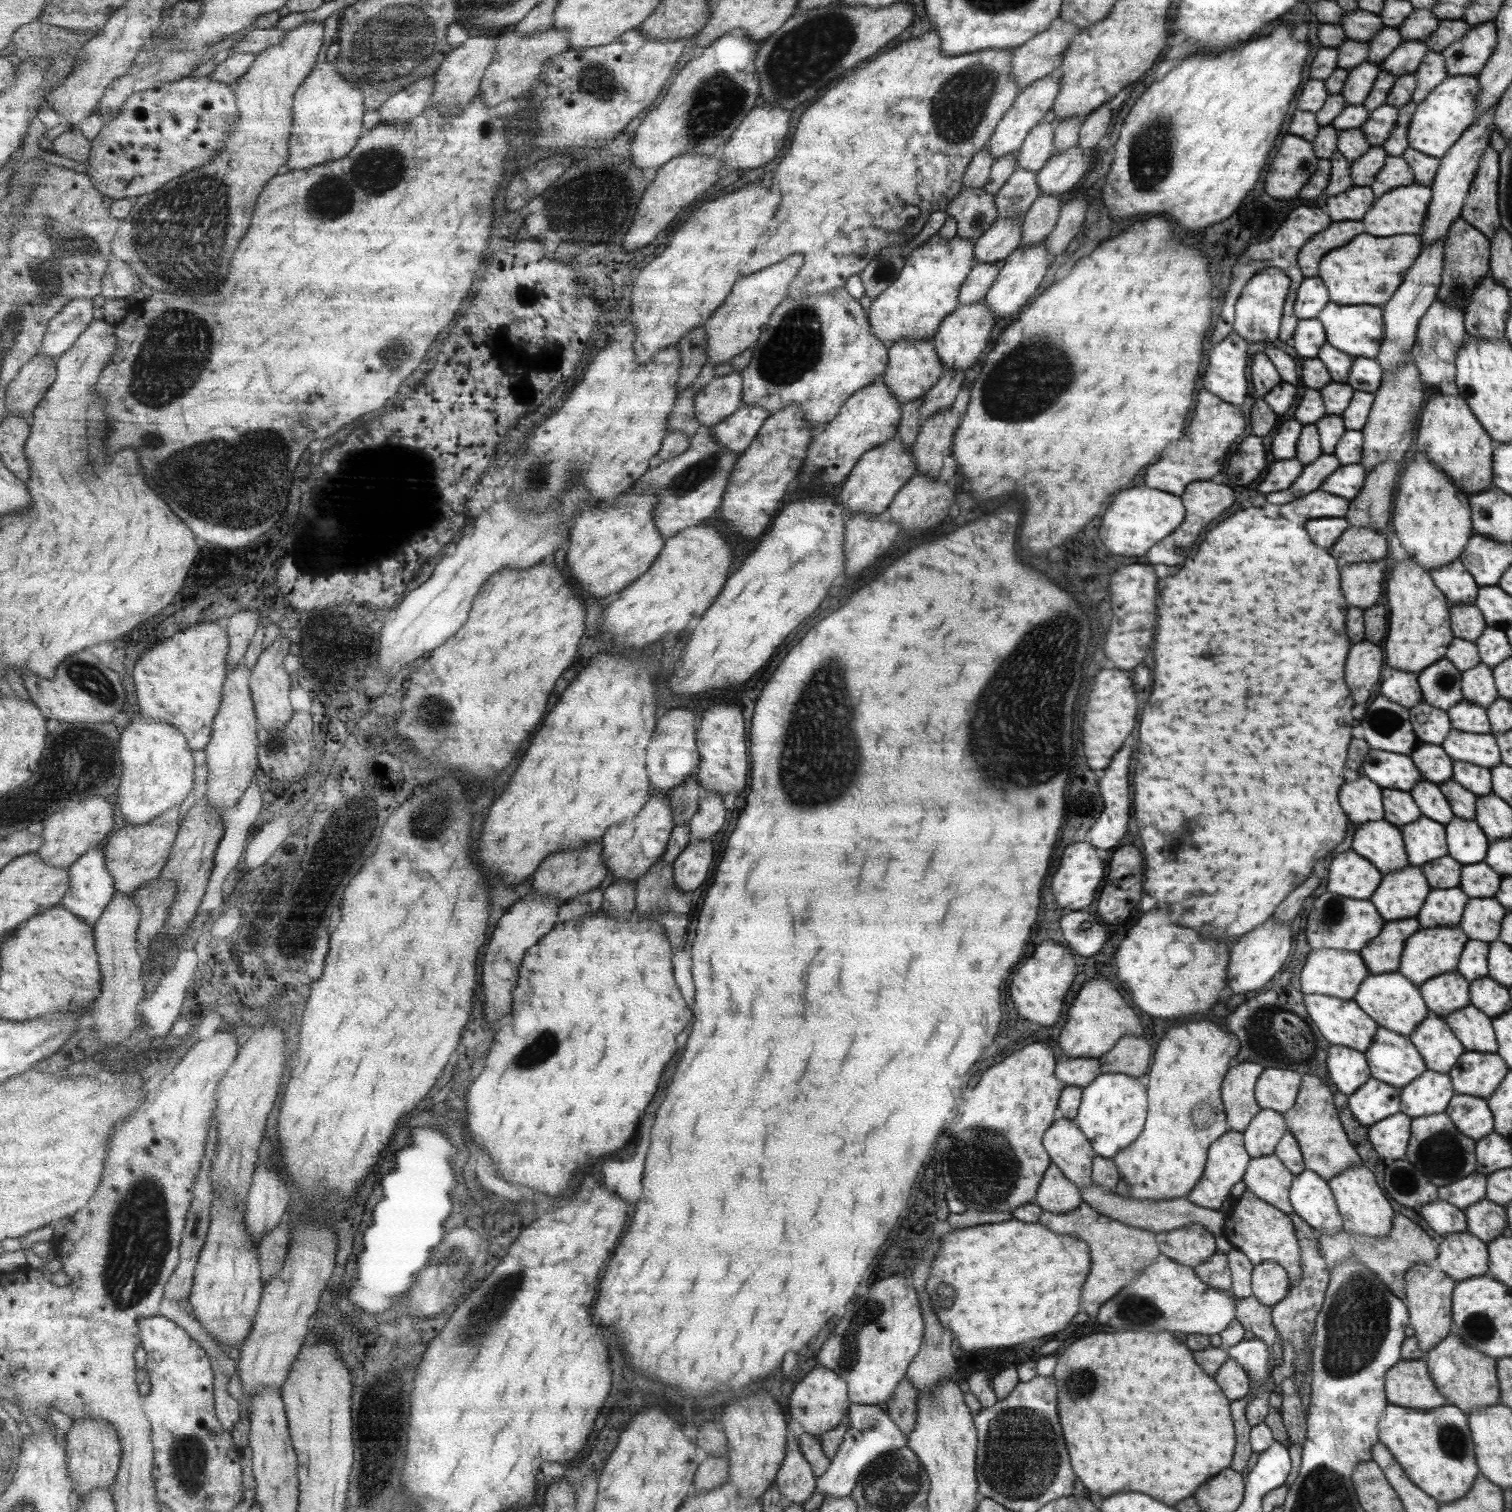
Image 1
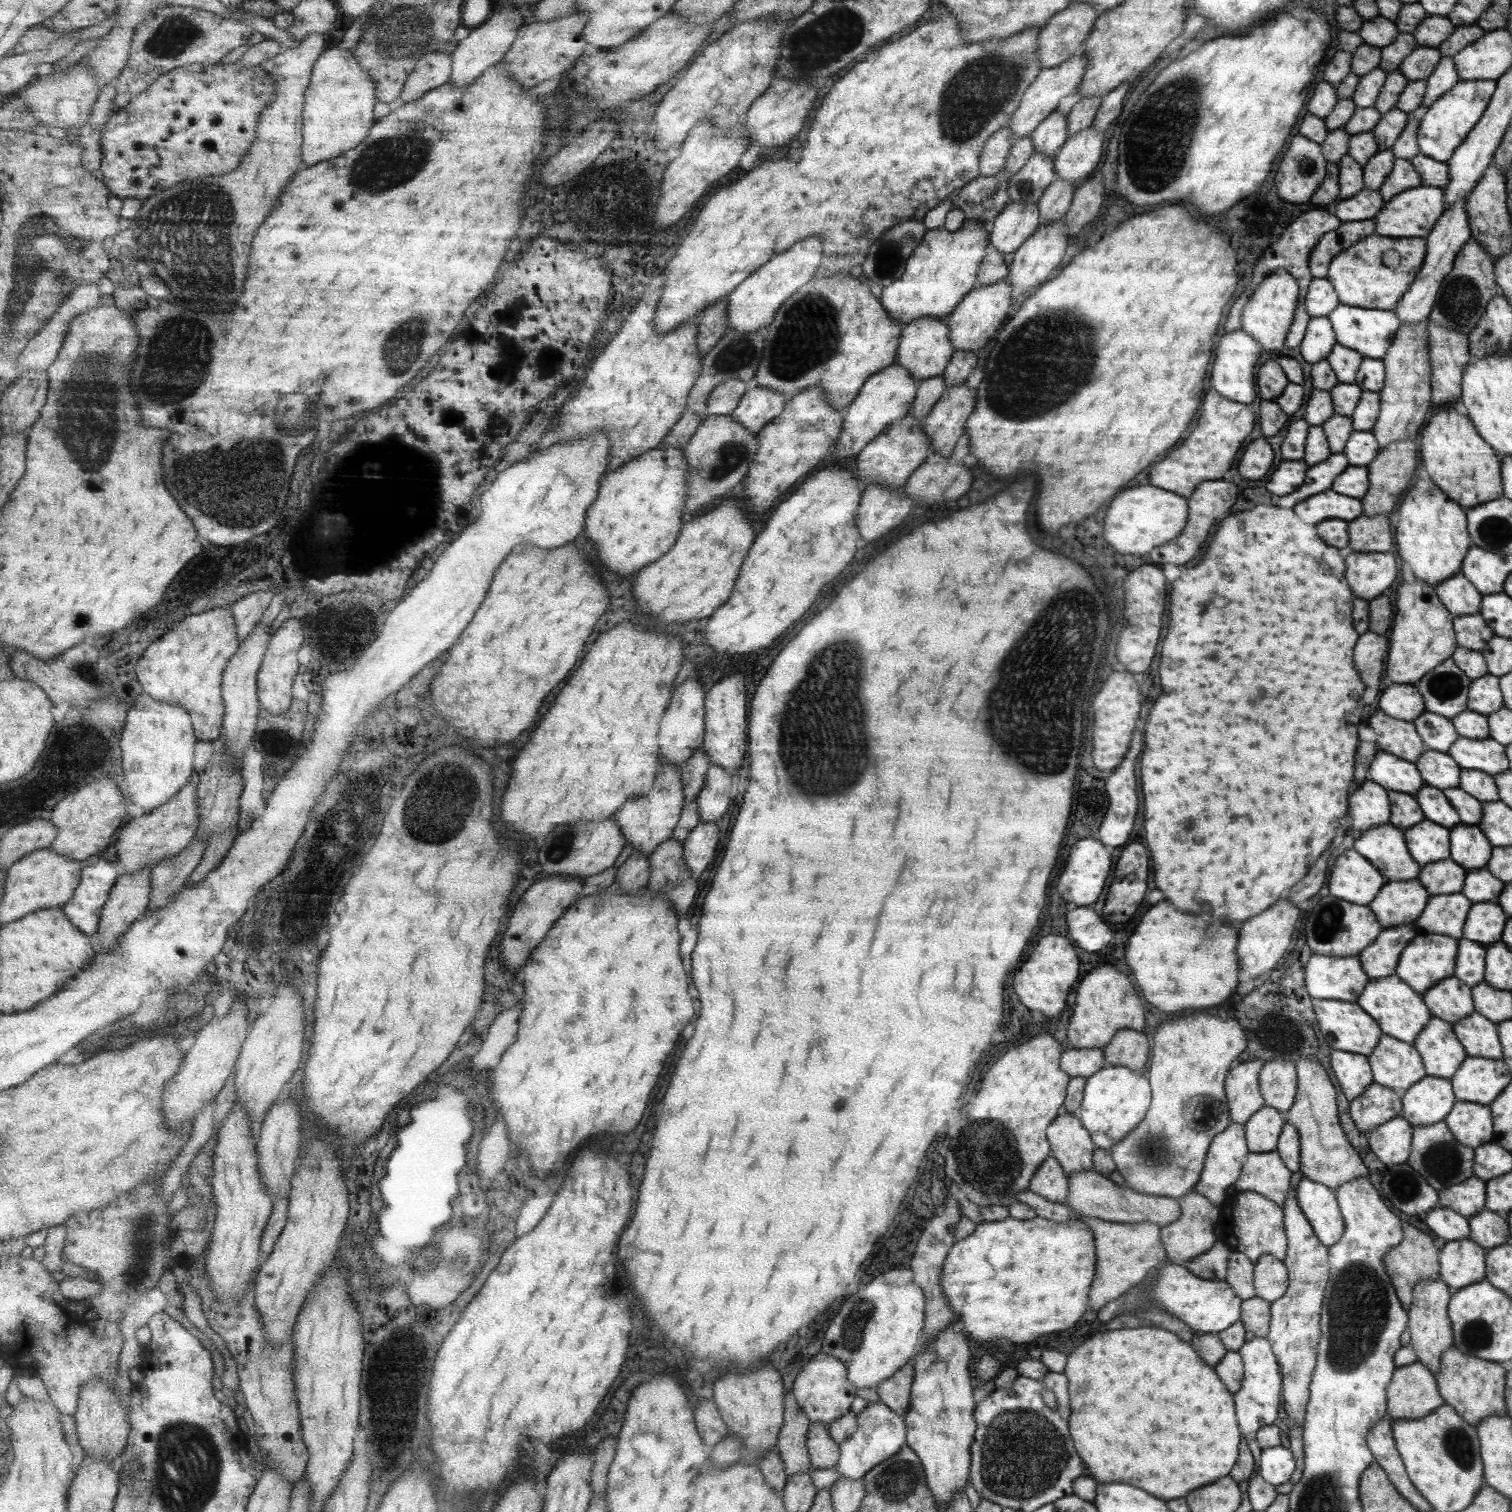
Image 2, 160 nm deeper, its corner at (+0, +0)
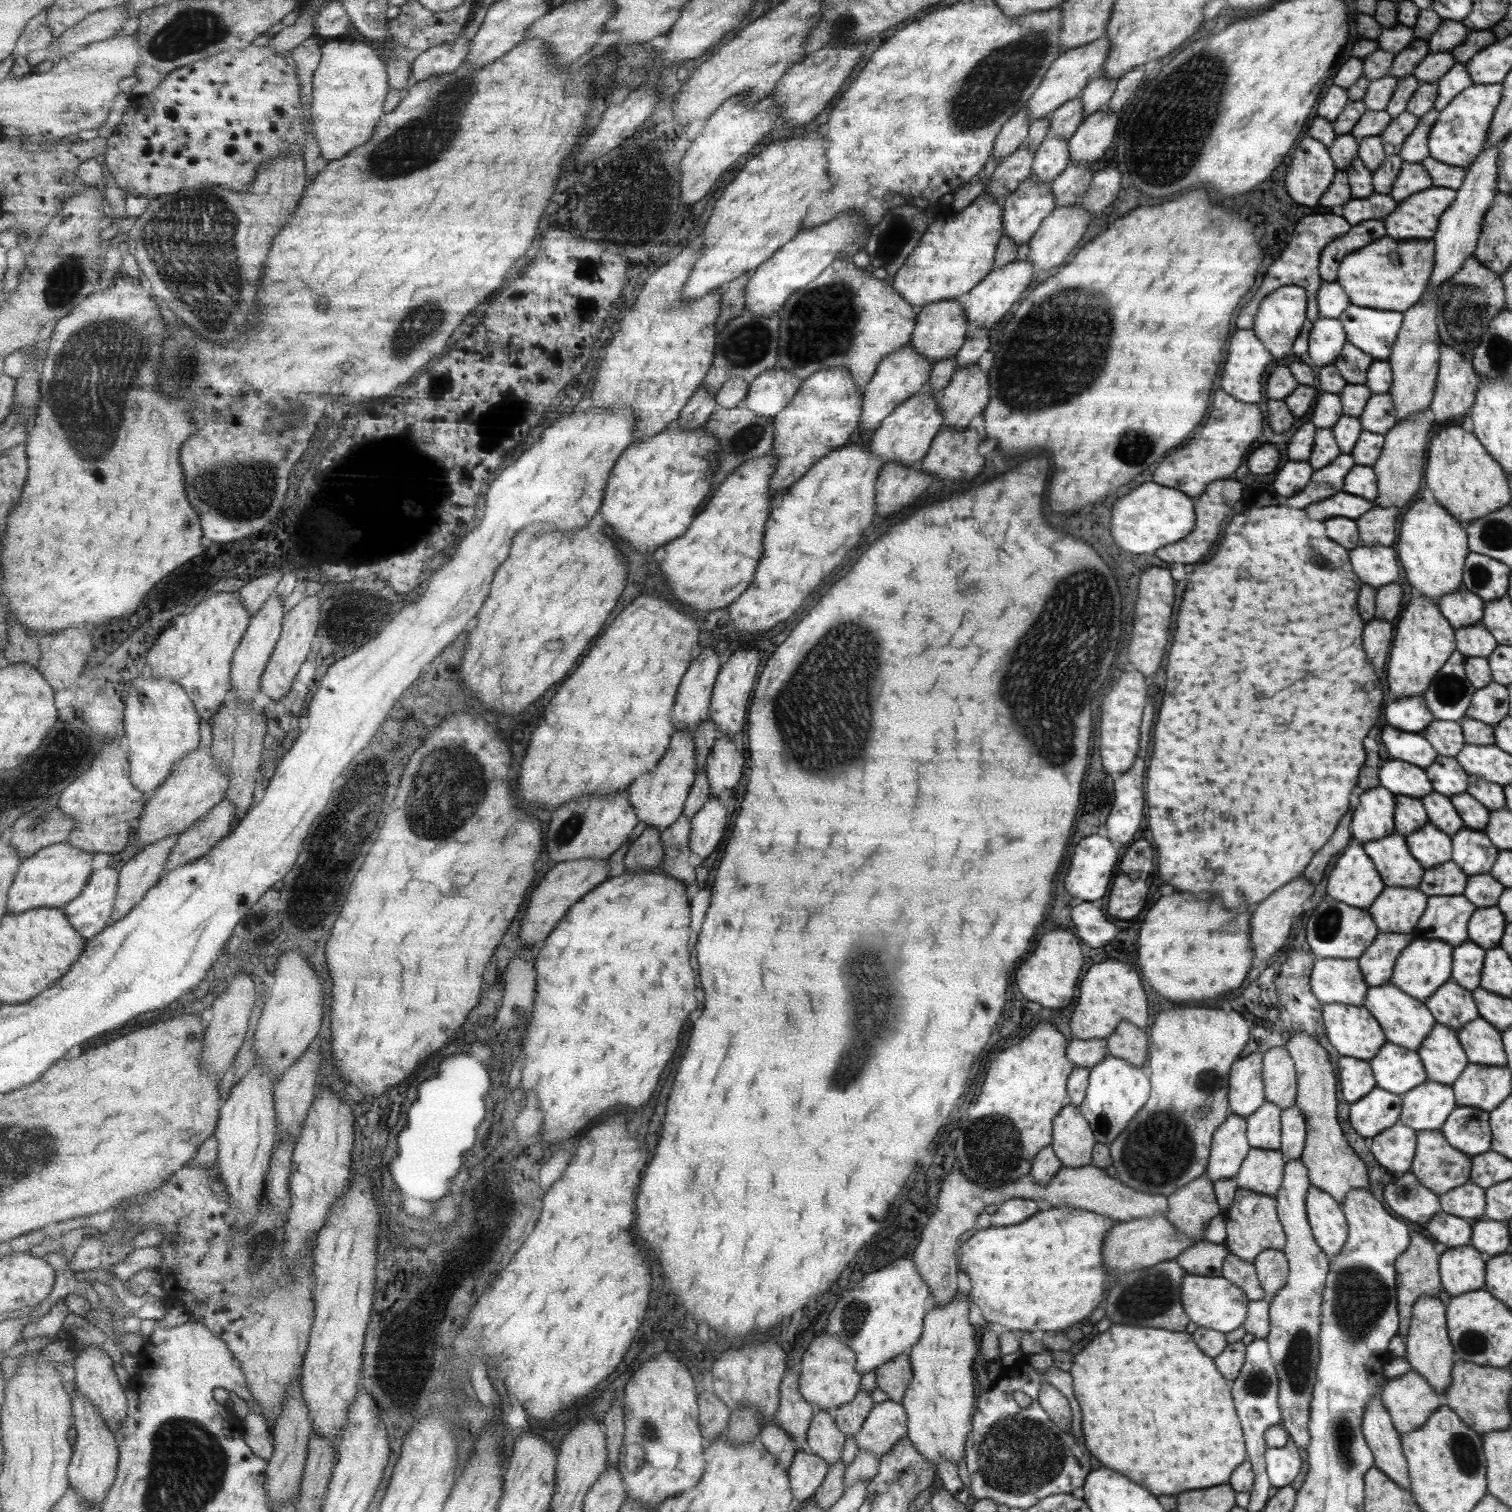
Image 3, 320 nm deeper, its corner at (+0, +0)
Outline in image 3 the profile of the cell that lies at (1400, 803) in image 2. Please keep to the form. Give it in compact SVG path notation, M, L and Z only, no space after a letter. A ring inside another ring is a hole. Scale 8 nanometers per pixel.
M1396 795L1395 807L1395 832L1399 835L1411 834L1428 822L1427 811L1420 799Z

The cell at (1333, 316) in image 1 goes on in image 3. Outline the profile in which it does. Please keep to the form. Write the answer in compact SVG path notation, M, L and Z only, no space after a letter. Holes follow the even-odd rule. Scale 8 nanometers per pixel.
M1349 305L1338 316L1346 342L1369 354L1373 360L1387 360L1403 324L1404 313Z

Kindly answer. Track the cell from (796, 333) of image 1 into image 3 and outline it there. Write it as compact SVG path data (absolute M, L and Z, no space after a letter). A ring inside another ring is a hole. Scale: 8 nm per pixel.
M836 258L820 277L813 279L803 289L795 289L784 302L783 310L779 312L781 340L779 340L779 357L774 368L786 370L803 380L819 369L843 367L852 374L852 381L856 386L862 388L871 380L877 365L885 356L909 344L916 324L916 313L916 309L898 295L891 284L874 278L871 268L860 268L853 265L850 259Z

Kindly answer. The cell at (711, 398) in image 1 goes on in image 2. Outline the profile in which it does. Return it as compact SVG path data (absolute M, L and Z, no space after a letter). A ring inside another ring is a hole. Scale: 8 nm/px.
M735 378L721 382L709 393L708 404L705 407L706 415L729 415L737 406L741 395L746 391L748 384Z

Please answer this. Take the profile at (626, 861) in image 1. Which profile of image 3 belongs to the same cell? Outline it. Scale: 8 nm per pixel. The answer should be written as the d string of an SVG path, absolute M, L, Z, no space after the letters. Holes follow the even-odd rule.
M687 729L675 731L671 744L660 758L656 769L639 774L628 789L637 820L659 832L672 825L684 812L684 802L687 800L689 789L692 788L696 773L696 745L692 739L692 732Z

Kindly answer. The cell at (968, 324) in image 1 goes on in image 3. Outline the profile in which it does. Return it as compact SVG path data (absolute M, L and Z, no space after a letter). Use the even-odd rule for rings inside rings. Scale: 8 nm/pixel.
M1027 259L1011 261L1005 266L992 269L992 273L981 280L968 293L957 297L956 300L961 303L966 314L968 326L978 329L992 328L991 324L999 321L1001 316L1011 308L1011 304L1019 300L1019 294L1031 282L1033 269L1033 265Z

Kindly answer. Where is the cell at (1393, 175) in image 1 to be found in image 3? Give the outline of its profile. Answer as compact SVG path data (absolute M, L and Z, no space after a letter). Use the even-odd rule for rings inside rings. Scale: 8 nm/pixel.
M1405 161L1401 162L1399 175L1393 183L1393 189L1388 194L1393 202L1397 204L1404 202L1405 198L1411 197L1411 194L1432 187L1431 176L1424 170L1419 163L1412 164Z

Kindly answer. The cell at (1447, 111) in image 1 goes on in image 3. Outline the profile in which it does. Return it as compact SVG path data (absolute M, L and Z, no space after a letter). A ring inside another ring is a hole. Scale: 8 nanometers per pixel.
M1471 85L1461 91L1443 110L1428 134L1428 157L1450 167L1465 170L1473 164L1487 141L1493 113L1500 104L1504 86Z

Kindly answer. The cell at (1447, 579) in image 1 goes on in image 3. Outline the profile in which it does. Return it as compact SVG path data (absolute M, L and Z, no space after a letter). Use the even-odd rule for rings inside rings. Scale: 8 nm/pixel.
M1463 585L1455 592L1437 599L1435 603L1454 630L1483 621L1485 602Z

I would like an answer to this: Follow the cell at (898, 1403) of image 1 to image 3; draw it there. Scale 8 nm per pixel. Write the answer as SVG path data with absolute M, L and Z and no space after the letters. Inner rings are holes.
M908 1352L893 1357L891 1361L874 1370L876 1387L893 1402L901 1402L908 1384L912 1380L912 1365Z

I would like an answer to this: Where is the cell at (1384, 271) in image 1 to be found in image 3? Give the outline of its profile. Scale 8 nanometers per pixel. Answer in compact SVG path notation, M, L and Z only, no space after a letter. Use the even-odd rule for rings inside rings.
M1381 238L1379 242L1373 242L1369 246L1363 246L1361 250L1346 254L1343 262L1337 269L1336 284L1347 293L1350 304L1360 307L1369 307L1373 310L1387 310L1404 313L1407 309L1419 301L1428 284L1431 282L1432 270L1435 265L1435 243L1432 239L1421 239L1419 242L1401 242L1397 248L1403 246L1403 258L1397 266L1387 264L1387 242ZM1407 250L1411 250L1411 256L1407 258Z

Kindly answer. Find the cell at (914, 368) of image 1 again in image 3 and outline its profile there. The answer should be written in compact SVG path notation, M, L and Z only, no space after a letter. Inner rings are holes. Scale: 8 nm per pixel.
M956 299L939 301L922 306L916 311L916 324L912 330L909 345L919 354L922 354L922 357L928 358L931 364L955 356L961 345L967 340L967 328L969 327L961 303Z

